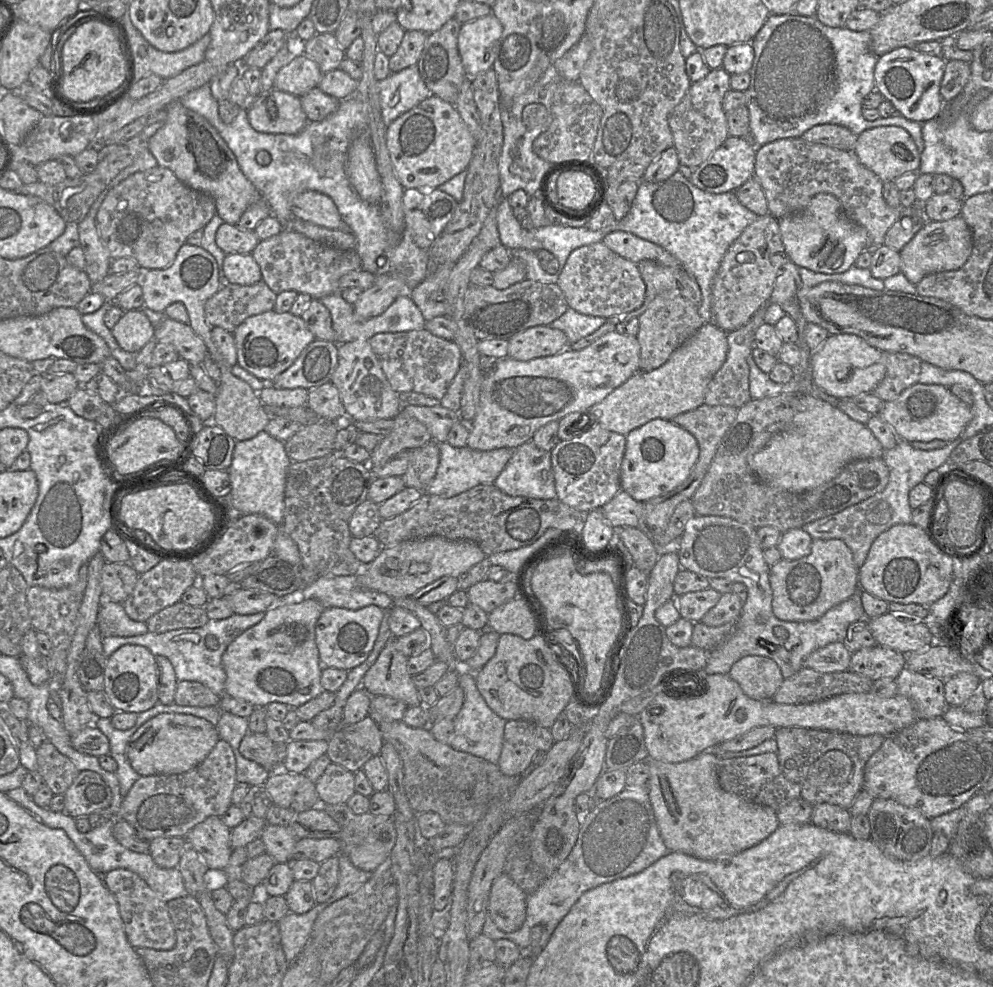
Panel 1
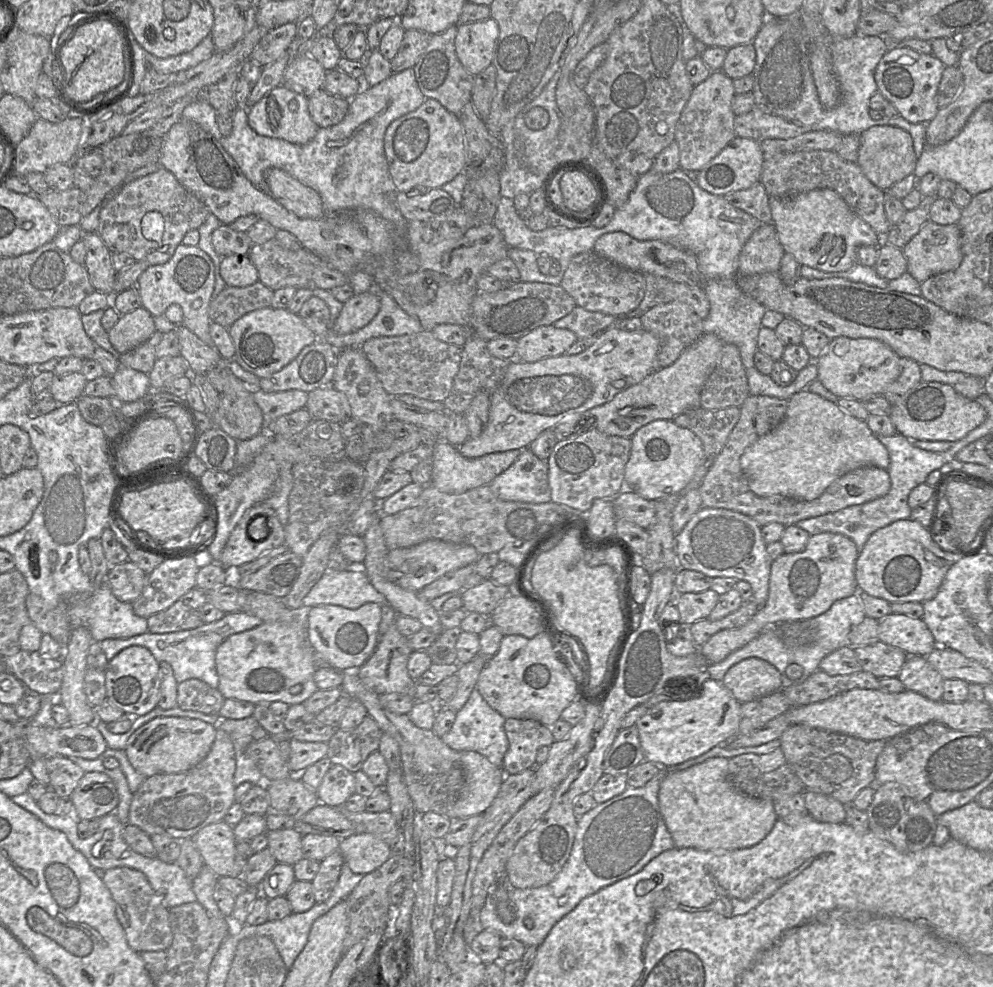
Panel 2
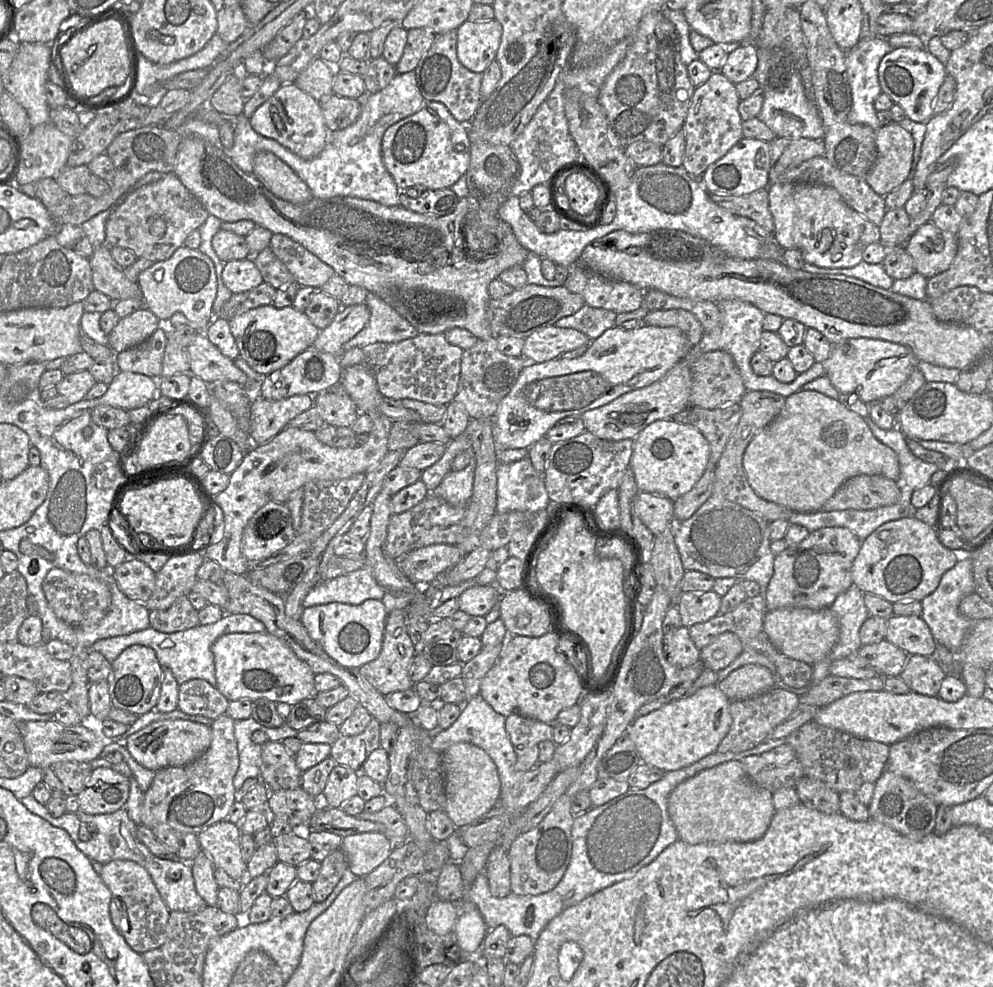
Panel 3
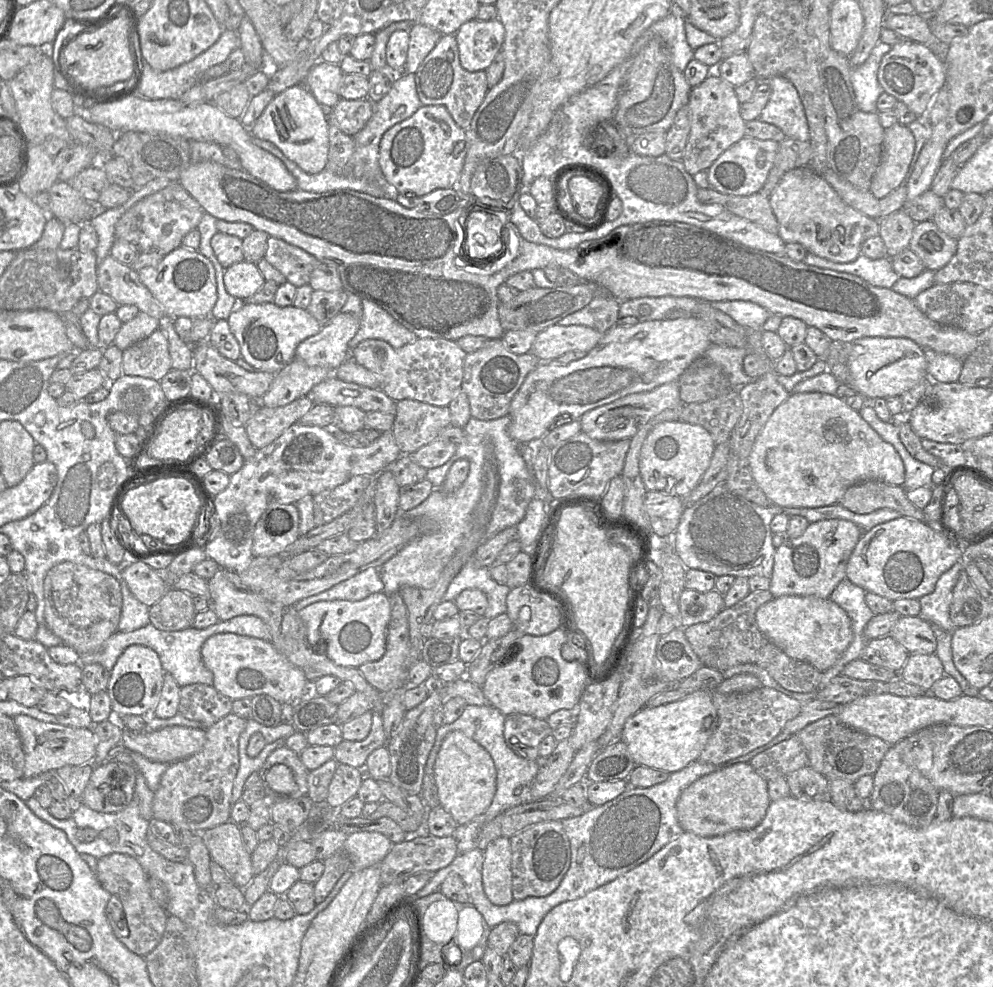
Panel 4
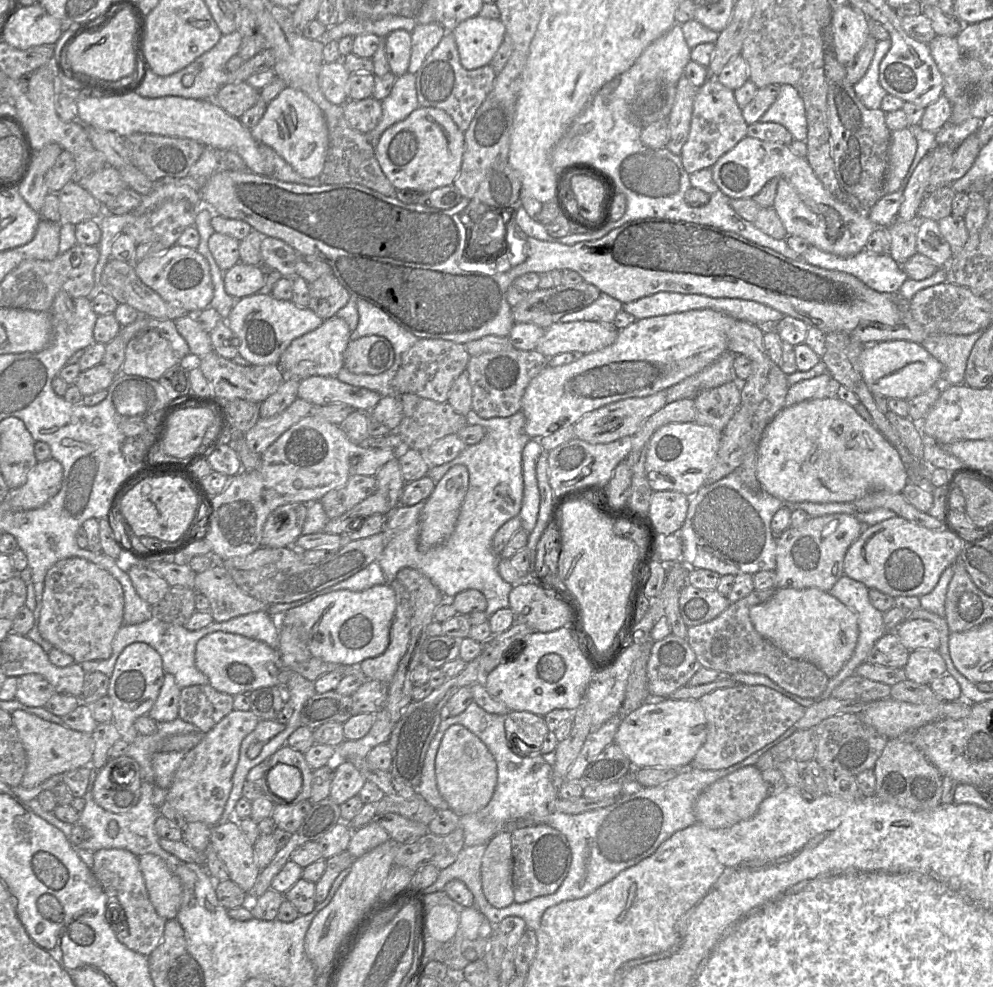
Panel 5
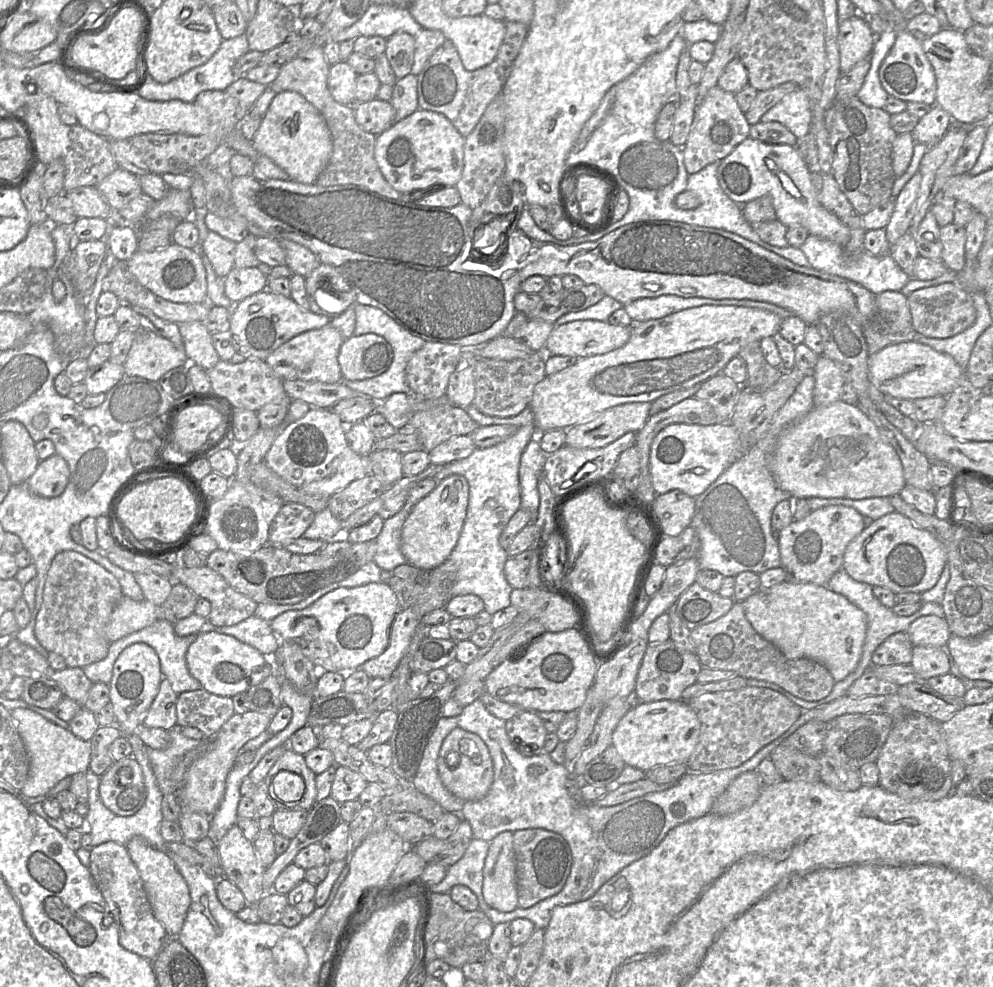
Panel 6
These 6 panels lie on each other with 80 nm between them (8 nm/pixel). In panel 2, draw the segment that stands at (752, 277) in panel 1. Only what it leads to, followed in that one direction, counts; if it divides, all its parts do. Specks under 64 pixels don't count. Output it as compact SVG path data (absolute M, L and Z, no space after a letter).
M773 223L762 224L742 248L736 277L777 273L784 253Z

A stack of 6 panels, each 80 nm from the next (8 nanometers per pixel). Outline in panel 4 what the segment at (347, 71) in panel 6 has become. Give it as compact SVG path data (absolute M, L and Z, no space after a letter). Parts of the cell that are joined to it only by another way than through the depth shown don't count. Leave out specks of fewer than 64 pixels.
M320 60L309 70L303 86L325 109L332 109L341 99L338 90L344 75L339 64Z

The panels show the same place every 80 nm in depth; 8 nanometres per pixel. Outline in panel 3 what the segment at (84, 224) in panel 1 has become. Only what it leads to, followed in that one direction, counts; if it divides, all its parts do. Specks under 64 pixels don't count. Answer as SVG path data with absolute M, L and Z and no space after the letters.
M108 246L96 247L89 262L96 291L105 294L114 302L129 298L142 300L138 283L126 277L124 268L115 262Z

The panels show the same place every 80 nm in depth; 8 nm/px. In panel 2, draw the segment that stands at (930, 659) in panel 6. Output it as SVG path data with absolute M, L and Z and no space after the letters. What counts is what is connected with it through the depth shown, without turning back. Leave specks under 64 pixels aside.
M909 656L898 679L906 690L916 692L932 701L942 700L944 678L922 656Z

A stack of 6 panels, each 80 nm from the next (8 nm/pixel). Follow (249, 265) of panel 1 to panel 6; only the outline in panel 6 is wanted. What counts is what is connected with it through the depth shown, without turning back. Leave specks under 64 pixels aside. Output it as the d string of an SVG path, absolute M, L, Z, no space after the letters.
M234 267L223 282L224 293L234 304L263 290L268 290L268 278L258 267Z

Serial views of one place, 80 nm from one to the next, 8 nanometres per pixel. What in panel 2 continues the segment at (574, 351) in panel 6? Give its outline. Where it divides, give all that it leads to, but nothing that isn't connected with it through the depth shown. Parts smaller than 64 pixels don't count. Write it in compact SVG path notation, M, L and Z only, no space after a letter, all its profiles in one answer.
M553 325L540 326L517 339L515 357L519 361L533 363L560 356L579 339L568 329Z

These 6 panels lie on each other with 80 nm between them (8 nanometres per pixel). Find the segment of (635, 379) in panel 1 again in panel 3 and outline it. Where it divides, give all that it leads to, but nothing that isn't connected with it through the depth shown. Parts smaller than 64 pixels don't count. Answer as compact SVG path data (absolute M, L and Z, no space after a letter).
M693 347L684 359L672 367L661 379L644 388L627 392L610 403L588 410L580 417L586 431L608 441L635 439L651 423L672 419L673 416L690 405L691 363L698 356L698 347Z

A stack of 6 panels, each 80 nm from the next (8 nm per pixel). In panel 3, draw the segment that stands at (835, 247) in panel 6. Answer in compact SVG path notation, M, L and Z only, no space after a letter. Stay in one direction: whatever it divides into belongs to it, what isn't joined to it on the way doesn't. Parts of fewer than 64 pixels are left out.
M865 261L859 262L850 268L825 268L810 263L804 263L802 270L815 274L840 274L863 280L883 289L890 289L893 279L885 272L882 264L870 264Z

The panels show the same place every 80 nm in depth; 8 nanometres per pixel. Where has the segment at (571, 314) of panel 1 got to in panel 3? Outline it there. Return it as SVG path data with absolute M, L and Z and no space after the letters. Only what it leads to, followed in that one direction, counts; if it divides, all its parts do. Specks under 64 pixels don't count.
M585 304L576 313L559 319L554 325L561 328L573 328L585 334L590 340L594 340L606 330L614 326L621 326L625 321L631 319L642 321L648 312L645 307L640 307L632 312L617 314L612 310Z

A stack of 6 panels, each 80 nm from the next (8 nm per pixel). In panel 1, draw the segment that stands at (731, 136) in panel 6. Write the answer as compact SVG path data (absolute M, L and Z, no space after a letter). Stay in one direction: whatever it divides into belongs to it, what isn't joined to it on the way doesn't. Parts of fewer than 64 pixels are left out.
M723 68L712 69L703 79L693 82L668 118L681 165L696 168L706 161L729 137L727 116L722 102L731 89L731 75Z

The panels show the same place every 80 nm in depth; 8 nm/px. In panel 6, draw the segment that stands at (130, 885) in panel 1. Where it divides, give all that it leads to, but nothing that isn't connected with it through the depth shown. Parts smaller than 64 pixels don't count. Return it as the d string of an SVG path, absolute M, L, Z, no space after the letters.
M113 841L95 846L90 852L89 871L109 906L112 920L114 919L118 924L120 945L132 953L153 961L166 943L167 933L153 914L143 881L126 846Z

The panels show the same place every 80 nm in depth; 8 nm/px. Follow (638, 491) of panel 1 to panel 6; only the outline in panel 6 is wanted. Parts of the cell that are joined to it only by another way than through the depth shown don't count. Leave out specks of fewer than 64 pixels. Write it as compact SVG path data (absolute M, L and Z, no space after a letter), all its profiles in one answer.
M730 422L714 425L673 423L654 438L650 449L650 474L656 495L681 490L696 498L742 457L739 432Z

